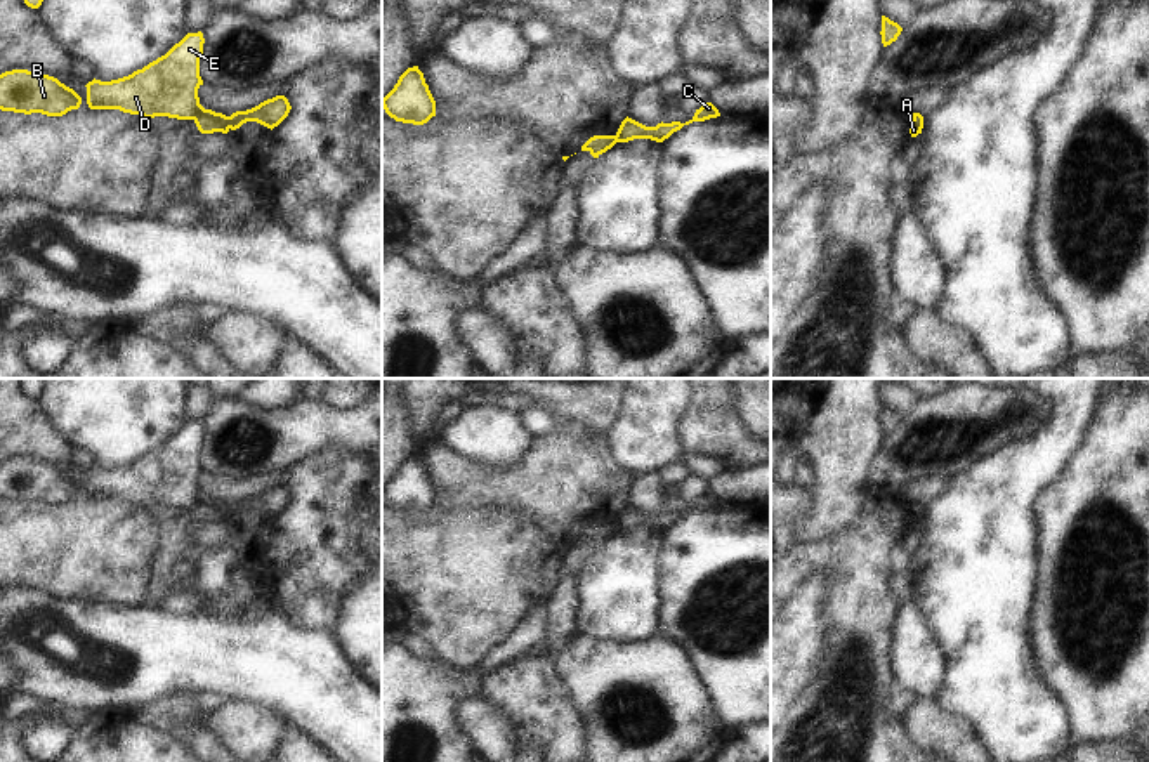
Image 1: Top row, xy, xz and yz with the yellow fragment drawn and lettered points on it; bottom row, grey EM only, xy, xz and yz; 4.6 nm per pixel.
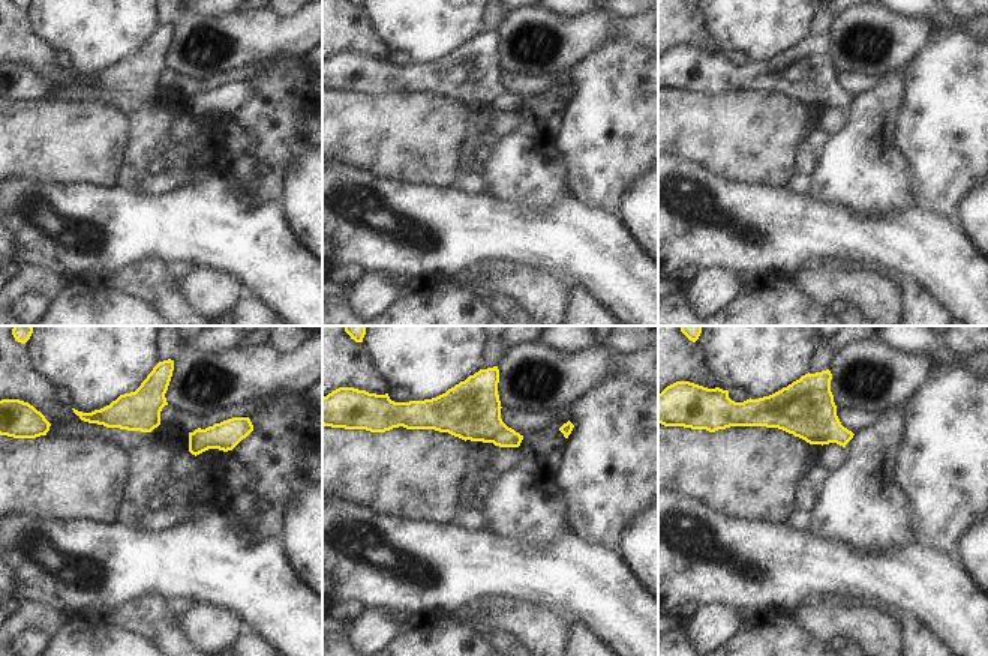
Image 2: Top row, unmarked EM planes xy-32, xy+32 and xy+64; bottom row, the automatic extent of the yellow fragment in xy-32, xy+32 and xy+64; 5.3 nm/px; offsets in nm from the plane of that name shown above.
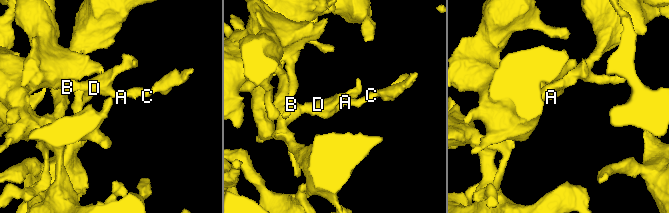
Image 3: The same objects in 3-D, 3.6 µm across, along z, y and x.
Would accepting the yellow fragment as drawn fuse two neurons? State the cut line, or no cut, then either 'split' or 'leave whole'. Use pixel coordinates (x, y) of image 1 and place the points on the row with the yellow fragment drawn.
cut in xy along (226, 117), (229, 127); split

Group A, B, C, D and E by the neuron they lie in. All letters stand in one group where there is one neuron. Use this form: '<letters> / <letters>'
A C / B D E

